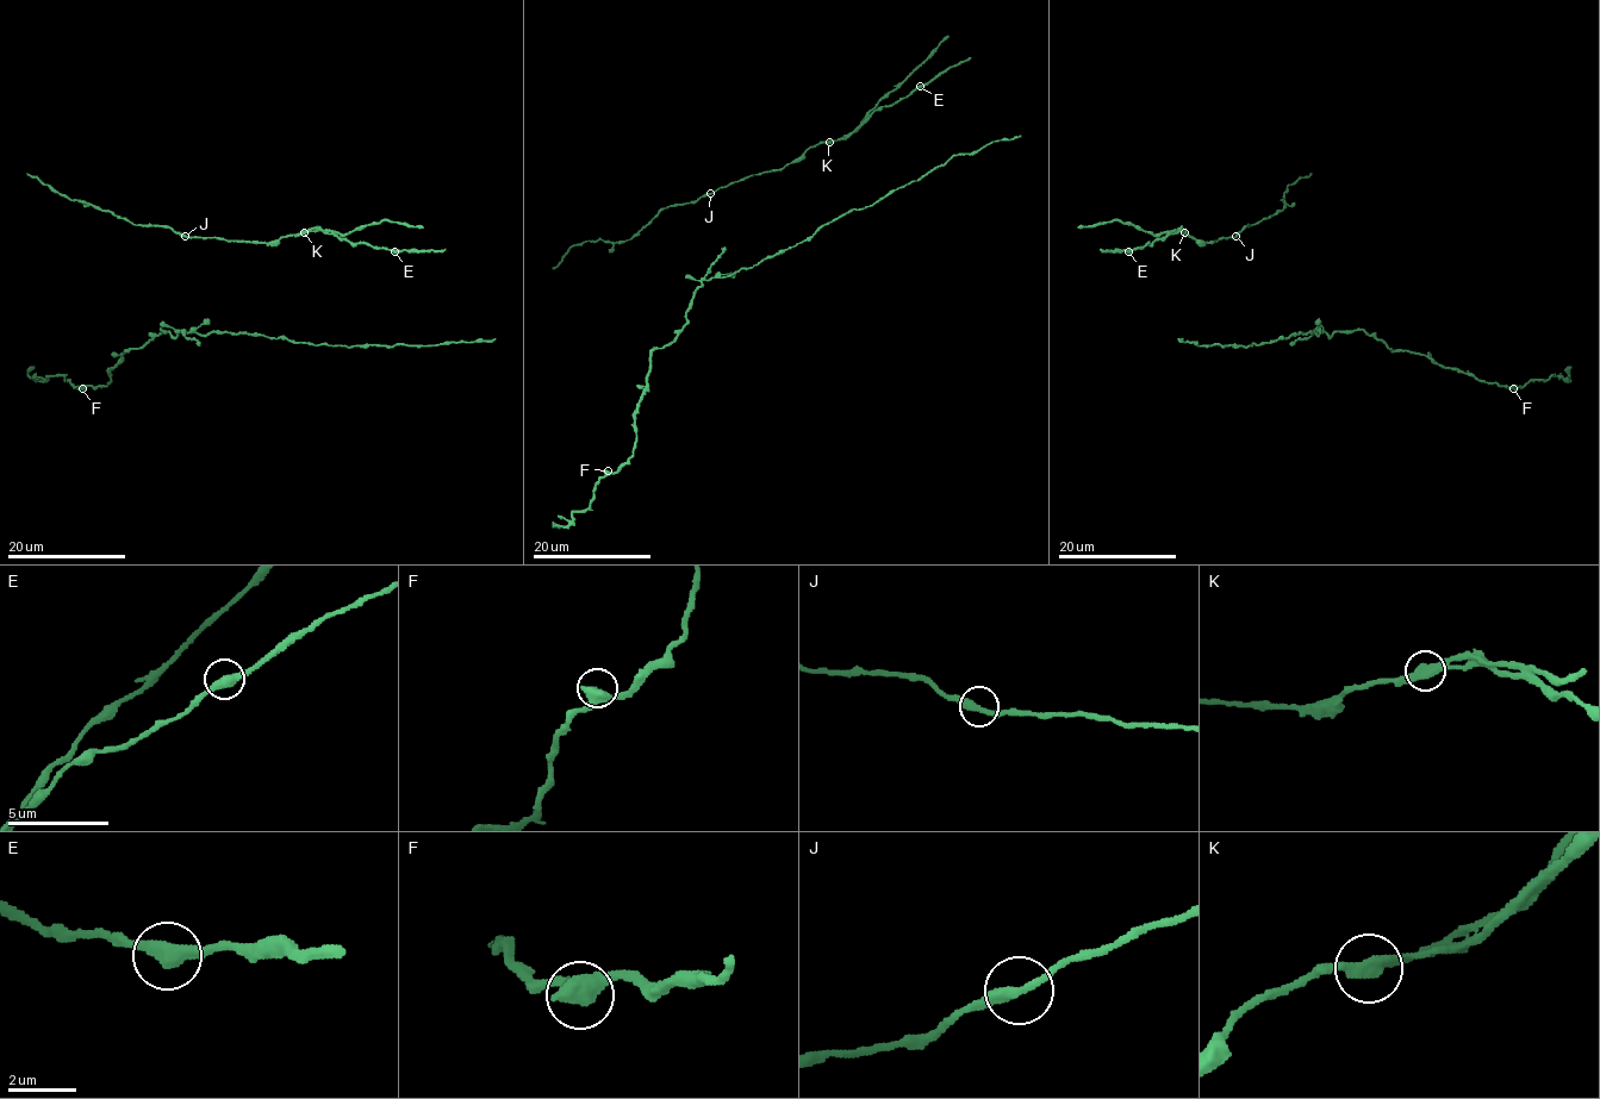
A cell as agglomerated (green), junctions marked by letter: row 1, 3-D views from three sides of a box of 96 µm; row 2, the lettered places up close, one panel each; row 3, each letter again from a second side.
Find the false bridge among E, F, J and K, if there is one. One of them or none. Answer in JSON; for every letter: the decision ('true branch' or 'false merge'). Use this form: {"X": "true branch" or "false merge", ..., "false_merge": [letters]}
{"E": "true branch", "F": "true branch", "J": "true branch", "K": "false merge", "false_merge": ["K"]}

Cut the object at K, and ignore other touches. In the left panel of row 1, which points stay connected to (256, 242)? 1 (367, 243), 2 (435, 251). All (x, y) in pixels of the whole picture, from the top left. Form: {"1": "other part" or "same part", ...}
{"1": "same part", "2": "same part"}

